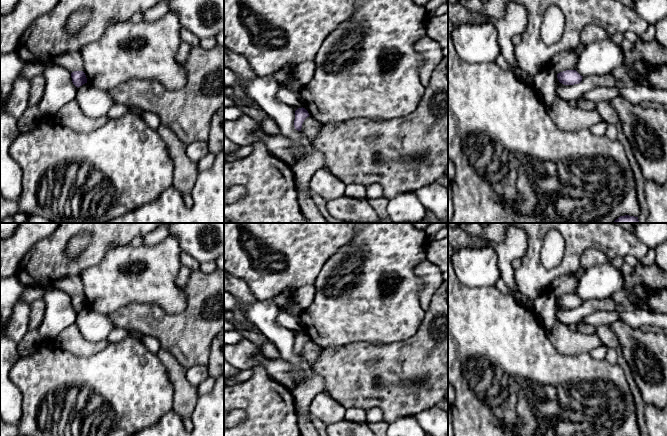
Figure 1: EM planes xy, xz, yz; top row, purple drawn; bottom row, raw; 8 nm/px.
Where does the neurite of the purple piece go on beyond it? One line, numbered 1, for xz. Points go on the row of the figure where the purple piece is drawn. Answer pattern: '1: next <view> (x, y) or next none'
1: next none

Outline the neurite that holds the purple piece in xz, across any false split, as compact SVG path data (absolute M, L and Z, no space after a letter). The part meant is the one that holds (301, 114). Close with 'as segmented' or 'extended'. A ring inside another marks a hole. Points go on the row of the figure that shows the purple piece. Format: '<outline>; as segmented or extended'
M298 108L295 111L294 127L296 130L301 131L304 120L309 117L309 113L305 108Z; as segmented

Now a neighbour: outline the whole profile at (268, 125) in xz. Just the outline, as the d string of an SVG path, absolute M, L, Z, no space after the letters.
M270 117L264 119L262 122L261 122L261 127L262 127L262 130L264 132L266 132L267 134L269 135L277 135L279 134L279 127L278 125L276 124L276 122L271 119Z

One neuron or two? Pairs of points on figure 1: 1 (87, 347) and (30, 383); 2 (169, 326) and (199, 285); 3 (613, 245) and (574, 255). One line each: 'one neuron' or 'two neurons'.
1: two neurons
2: one neuron
3: one neuron

